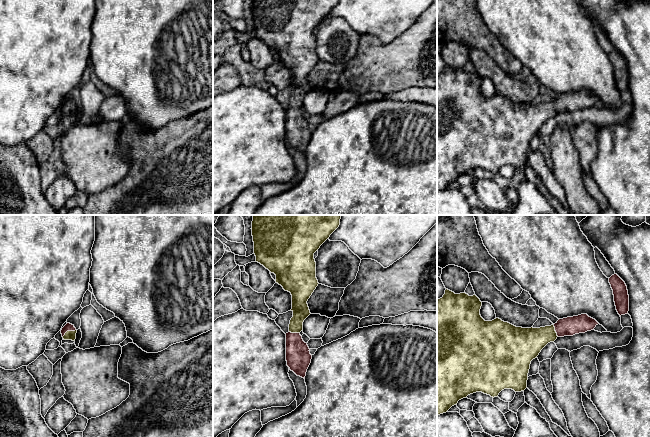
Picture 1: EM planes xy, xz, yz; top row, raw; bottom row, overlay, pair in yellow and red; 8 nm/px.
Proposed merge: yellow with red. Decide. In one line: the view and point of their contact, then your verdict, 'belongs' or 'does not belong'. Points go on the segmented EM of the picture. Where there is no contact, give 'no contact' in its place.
xy (68, 331) | belongs

